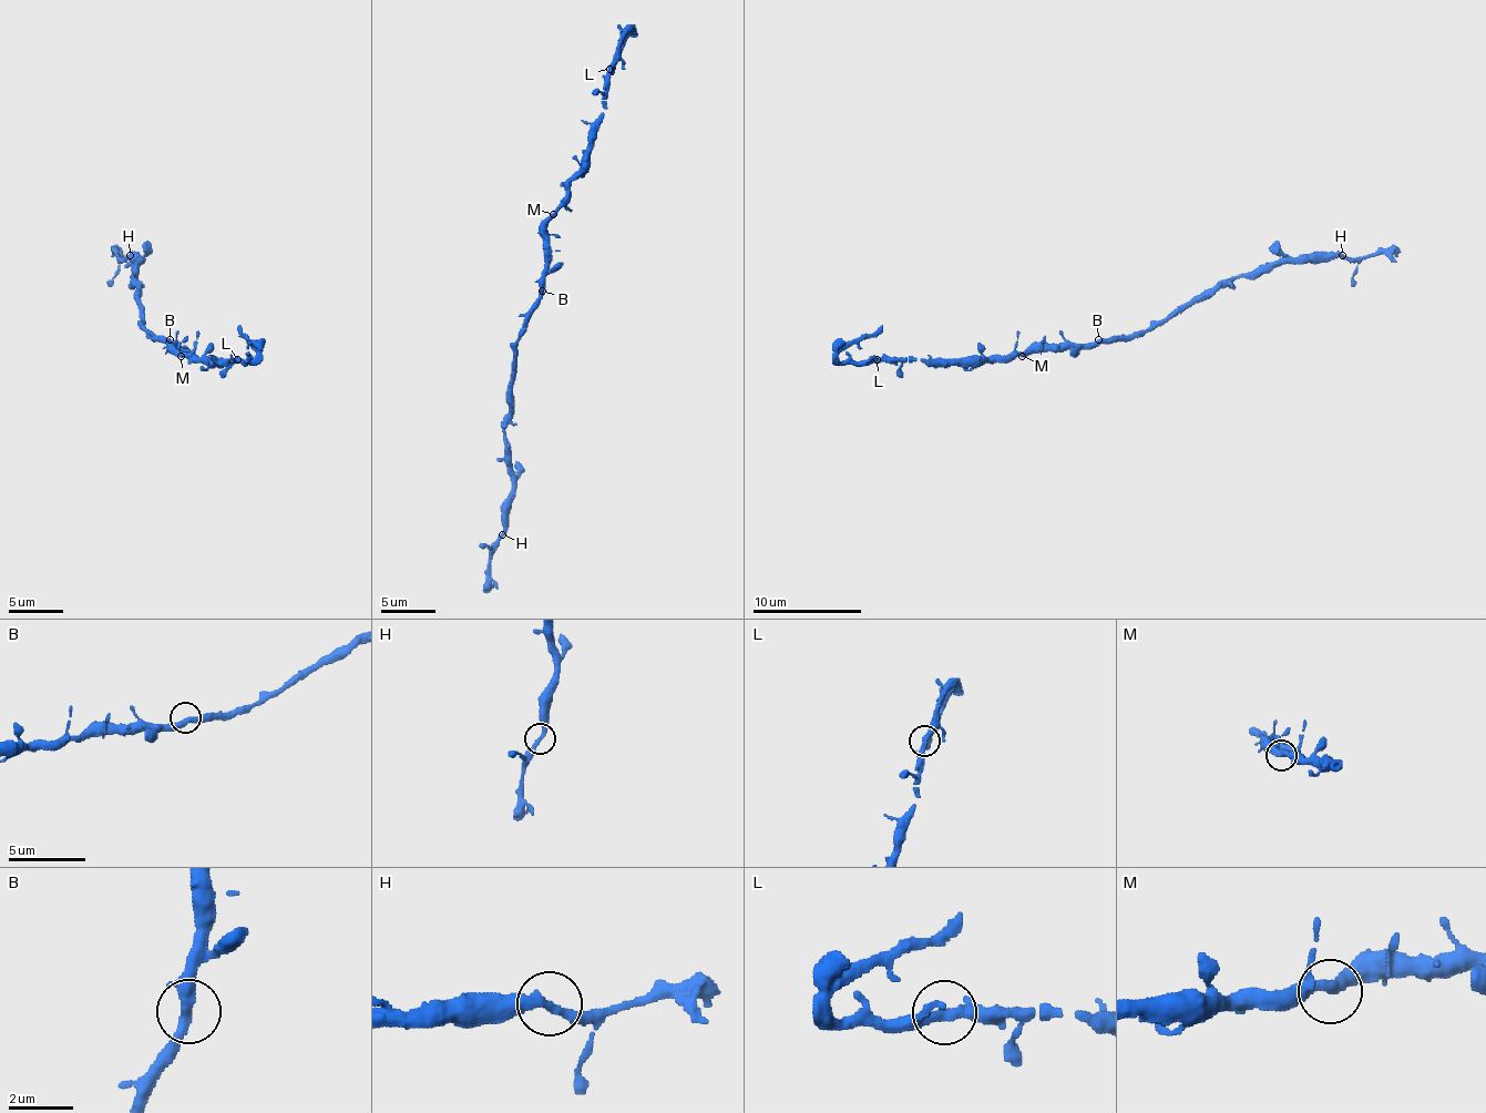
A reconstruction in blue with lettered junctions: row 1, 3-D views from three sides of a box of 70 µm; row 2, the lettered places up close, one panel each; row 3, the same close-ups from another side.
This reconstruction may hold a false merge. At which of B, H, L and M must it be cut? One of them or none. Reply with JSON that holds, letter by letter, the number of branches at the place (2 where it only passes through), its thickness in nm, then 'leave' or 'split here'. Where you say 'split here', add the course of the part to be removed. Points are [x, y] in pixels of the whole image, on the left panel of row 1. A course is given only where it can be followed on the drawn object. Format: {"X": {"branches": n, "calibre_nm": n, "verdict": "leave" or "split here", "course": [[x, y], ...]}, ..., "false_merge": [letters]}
{"B": {"branches": 2, "calibre_nm": 360, "verdict": "leave"}, "H": {"branches": 2, "calibre_nm": 300, "verdict": "leave"}, "L": {"branches": 2, "calibre_nm": 320, "verdict": "leave"}, "M": {"branches": 2, "calibre_nm": 320, "verdict": "leave"}, "false_merge": []}

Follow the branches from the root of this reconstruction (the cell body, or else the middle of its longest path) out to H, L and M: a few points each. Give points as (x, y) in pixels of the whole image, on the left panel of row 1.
H: (167, 343), (162, 343), (143, 326), (140, 290), (132, 279), (132, 272), (140, 263), (130, 255)
L: (167, 343), (178, 353), (197, 358), (238, 358)
M: (167, 343), (181, 356)

